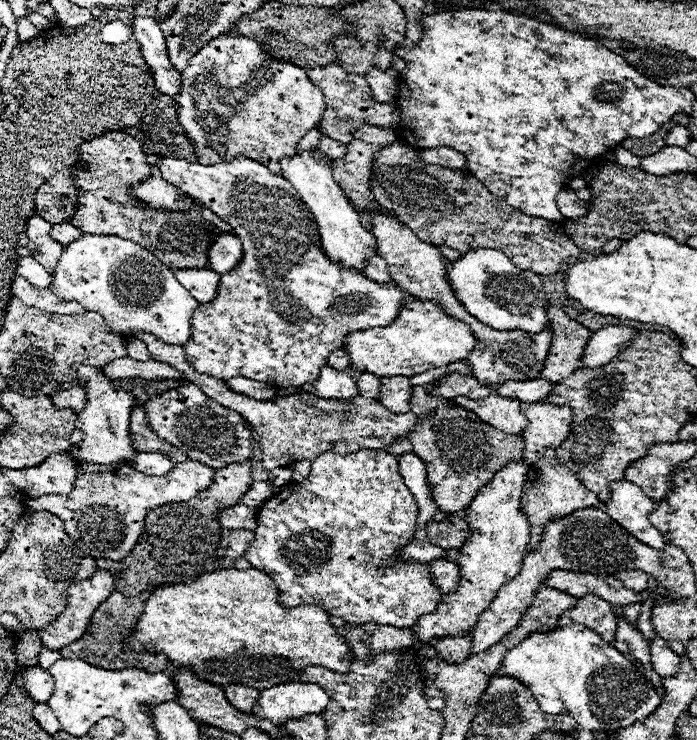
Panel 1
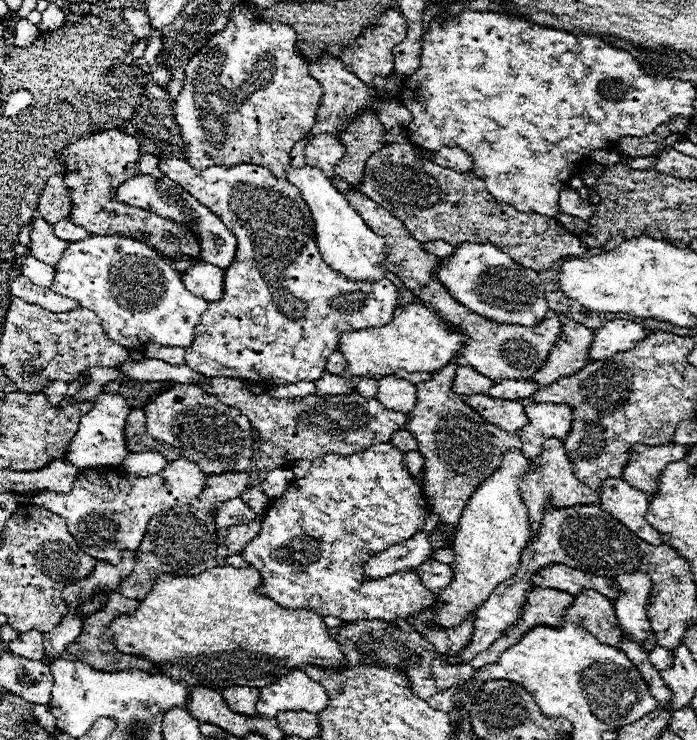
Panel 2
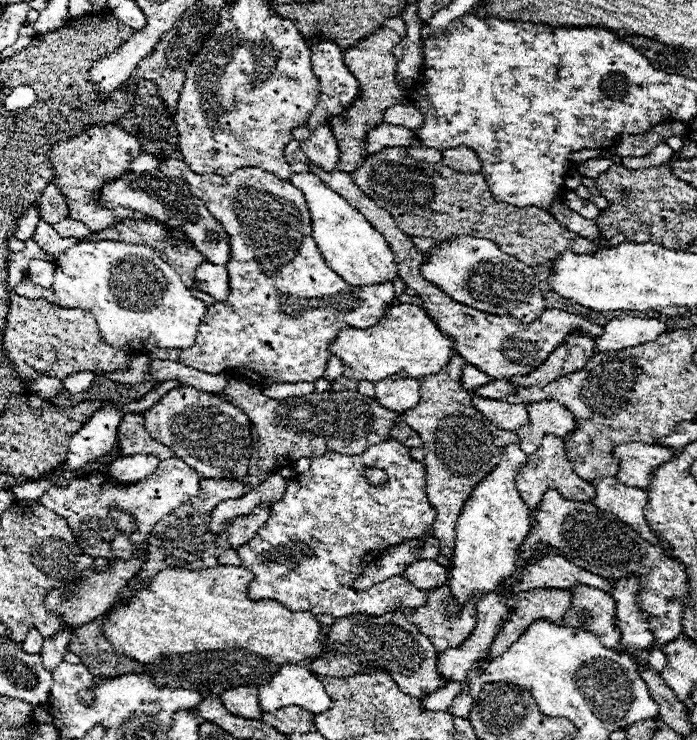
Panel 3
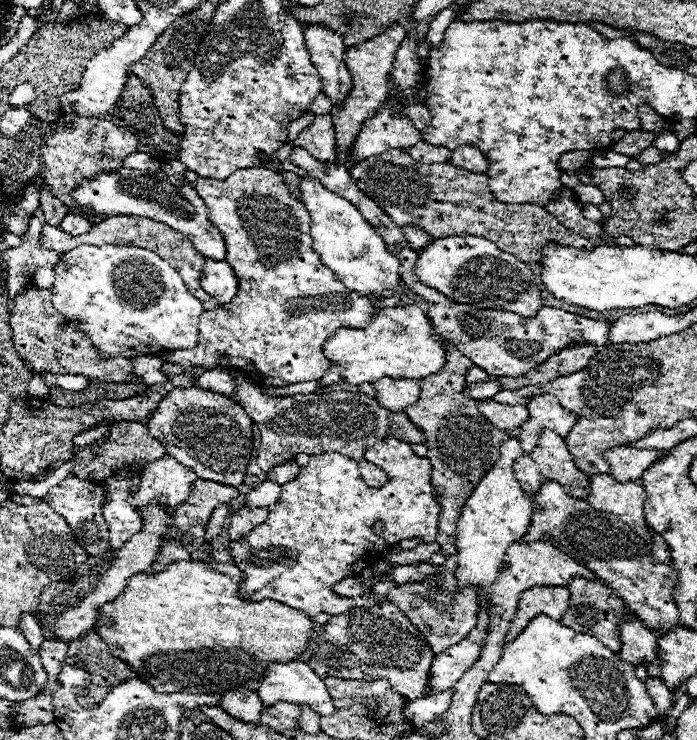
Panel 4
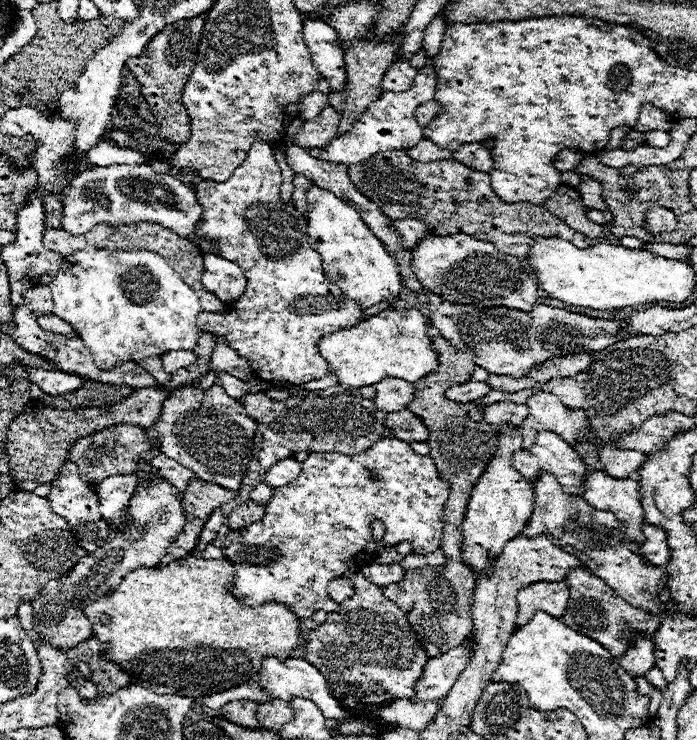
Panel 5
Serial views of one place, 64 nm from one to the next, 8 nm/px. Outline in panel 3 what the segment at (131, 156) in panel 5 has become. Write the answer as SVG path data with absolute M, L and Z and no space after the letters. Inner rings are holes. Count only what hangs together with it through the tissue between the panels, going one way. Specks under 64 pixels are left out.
M140 154L132 160L132 170L134 172L150 172L158 170L158 160L153 154Z

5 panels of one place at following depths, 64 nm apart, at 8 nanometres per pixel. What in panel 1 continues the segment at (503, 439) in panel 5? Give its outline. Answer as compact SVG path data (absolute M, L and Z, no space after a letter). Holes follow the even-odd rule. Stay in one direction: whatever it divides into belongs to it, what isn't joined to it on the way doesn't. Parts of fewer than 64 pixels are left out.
M524 460L508 464L504 470L496 472L494 480L482 488L470 504L468 524L472 528L470 542L460 548L458 564L460 564L460 588L456 592L444 594L444 602L432 614L420 616L412 626L416 638L422 644L430 644L438 636L464 636L472 634L478 616L490 606L496 592L508 584L522 566L526 546L530 540L530 524L526 514L520 510L520 494L526 482L528 464Z

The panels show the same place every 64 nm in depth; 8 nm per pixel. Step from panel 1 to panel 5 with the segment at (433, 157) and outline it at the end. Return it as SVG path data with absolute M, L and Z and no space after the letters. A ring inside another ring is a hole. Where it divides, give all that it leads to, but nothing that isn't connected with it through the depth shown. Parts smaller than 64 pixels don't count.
M462 144L454 154L454 160L460 160L462 164L468 164L468 168L476 168L480 172L490 172L494 162L490 152L482 144Z

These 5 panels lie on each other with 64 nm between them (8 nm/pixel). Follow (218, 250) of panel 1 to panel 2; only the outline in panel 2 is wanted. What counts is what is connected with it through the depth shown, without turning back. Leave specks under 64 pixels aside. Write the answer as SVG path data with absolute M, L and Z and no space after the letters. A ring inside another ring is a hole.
M158 168L152 174L140 174L136 178L126 180L120 188L118 188L118 200L136 208L144 208L150 212L156 212L164 218L172 218L172 220L182 220L184 224L190 224L194 232L198 232L200 236L200 246L202 246L202 262L218 266L222 270L226 270L232 260L236 258L236 236L232 232L228 232L228 228L206 208L202 206L194 196L190 196L188 192L184 192L176 182L168 180Z

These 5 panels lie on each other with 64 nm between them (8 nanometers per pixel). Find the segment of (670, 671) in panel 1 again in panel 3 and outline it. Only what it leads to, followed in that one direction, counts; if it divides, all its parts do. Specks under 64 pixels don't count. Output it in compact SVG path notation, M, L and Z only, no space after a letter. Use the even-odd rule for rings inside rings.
M654 648L654 650L650 652L650 656L648 656L648 664L650 664L656 672L660 672L660 670L664 670L664 666L668 664L668 658L666 658L666 654L664 654L660 648Z

